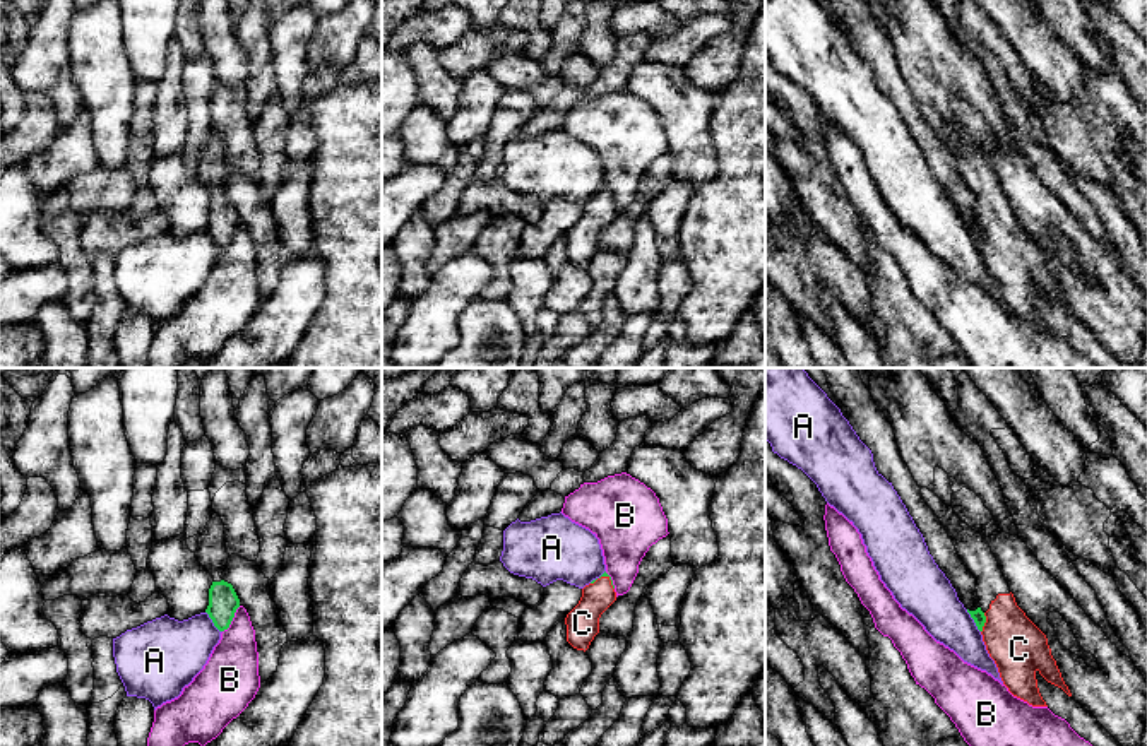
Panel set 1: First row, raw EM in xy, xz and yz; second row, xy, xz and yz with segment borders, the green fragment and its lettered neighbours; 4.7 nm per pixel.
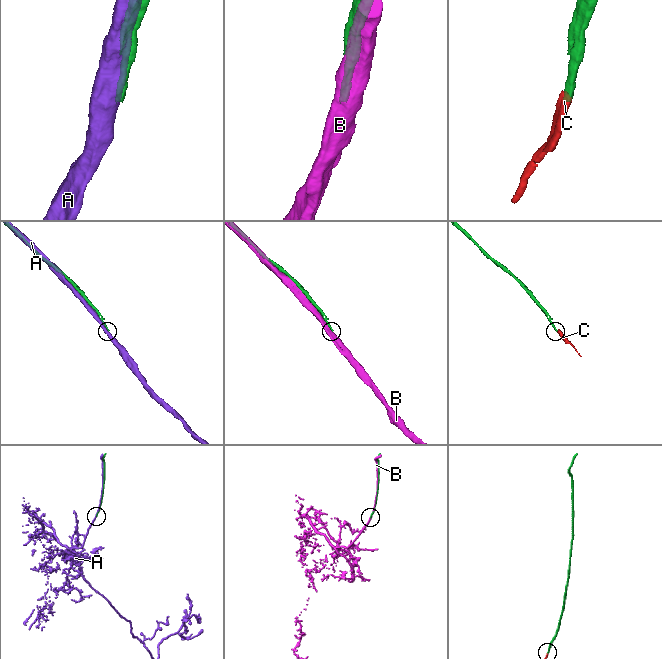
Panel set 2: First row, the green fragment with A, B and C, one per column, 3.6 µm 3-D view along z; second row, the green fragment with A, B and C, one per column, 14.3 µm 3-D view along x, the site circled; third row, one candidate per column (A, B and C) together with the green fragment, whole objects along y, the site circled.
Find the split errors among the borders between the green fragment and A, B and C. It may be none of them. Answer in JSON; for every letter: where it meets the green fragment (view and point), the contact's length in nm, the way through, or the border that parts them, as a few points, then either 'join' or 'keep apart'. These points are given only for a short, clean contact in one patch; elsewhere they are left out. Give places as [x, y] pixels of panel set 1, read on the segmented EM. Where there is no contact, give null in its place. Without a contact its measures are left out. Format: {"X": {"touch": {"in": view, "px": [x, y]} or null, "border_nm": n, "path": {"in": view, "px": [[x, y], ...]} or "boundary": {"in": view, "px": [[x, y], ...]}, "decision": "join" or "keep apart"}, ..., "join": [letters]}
{"A": {"touch": {"in": "yz", "px": [974, 621]}, "border_nm": 130, "decision": "keep apart"}, "B": {"touch": {"in": "xy", "px": [231, 620]}, "border_nm": 150, "decision": "keep apart"}, "C": {"touch": {"in": "yz", "px": [985, 621]}, "border_nm": 100, "path": {"in": "yz", "px": [[978, 615], [985, 621], [995, 625], [1019, 649]]}, "decision": "join"}, "join": ["C"]}

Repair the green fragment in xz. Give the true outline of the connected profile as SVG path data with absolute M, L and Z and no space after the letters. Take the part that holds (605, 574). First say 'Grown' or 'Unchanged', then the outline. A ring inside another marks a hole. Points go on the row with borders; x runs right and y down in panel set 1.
Grown. M604 571L582 589L579 604L567 614L567 642L577 650L587 650L599 633L601 614L616 601L611 577Z

